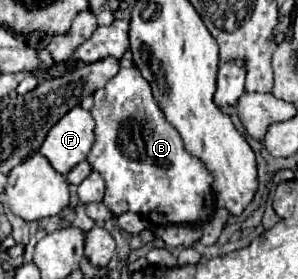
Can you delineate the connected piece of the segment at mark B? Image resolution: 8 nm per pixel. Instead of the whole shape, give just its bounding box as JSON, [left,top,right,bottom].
[87,68,215,226]

